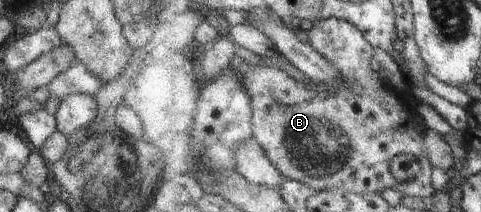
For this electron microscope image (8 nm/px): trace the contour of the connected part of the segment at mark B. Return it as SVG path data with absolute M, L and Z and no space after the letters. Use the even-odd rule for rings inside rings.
M331 17L313 23L308 34L308 42L335 67L342 75L338 85L318 83L311 78L308 83L295 80L285 70L250 65L239 56L232 58L233 67L246 84L253 103L253 137L266 150L267 156L280 170L285 178L310 186L318 191L339 190L359 194L380 195L392 188L407 196L433 196L435 188L431 184L433 163L425 150L424 136L427 129L416 129L413 110L400 99L399 92L384 79L382 72L371 68L369 60L373 60L373 45L353 23ZM400 154L412 154L421 163L422 171L417 178L409 182L399 182L393 176L390 164Z

